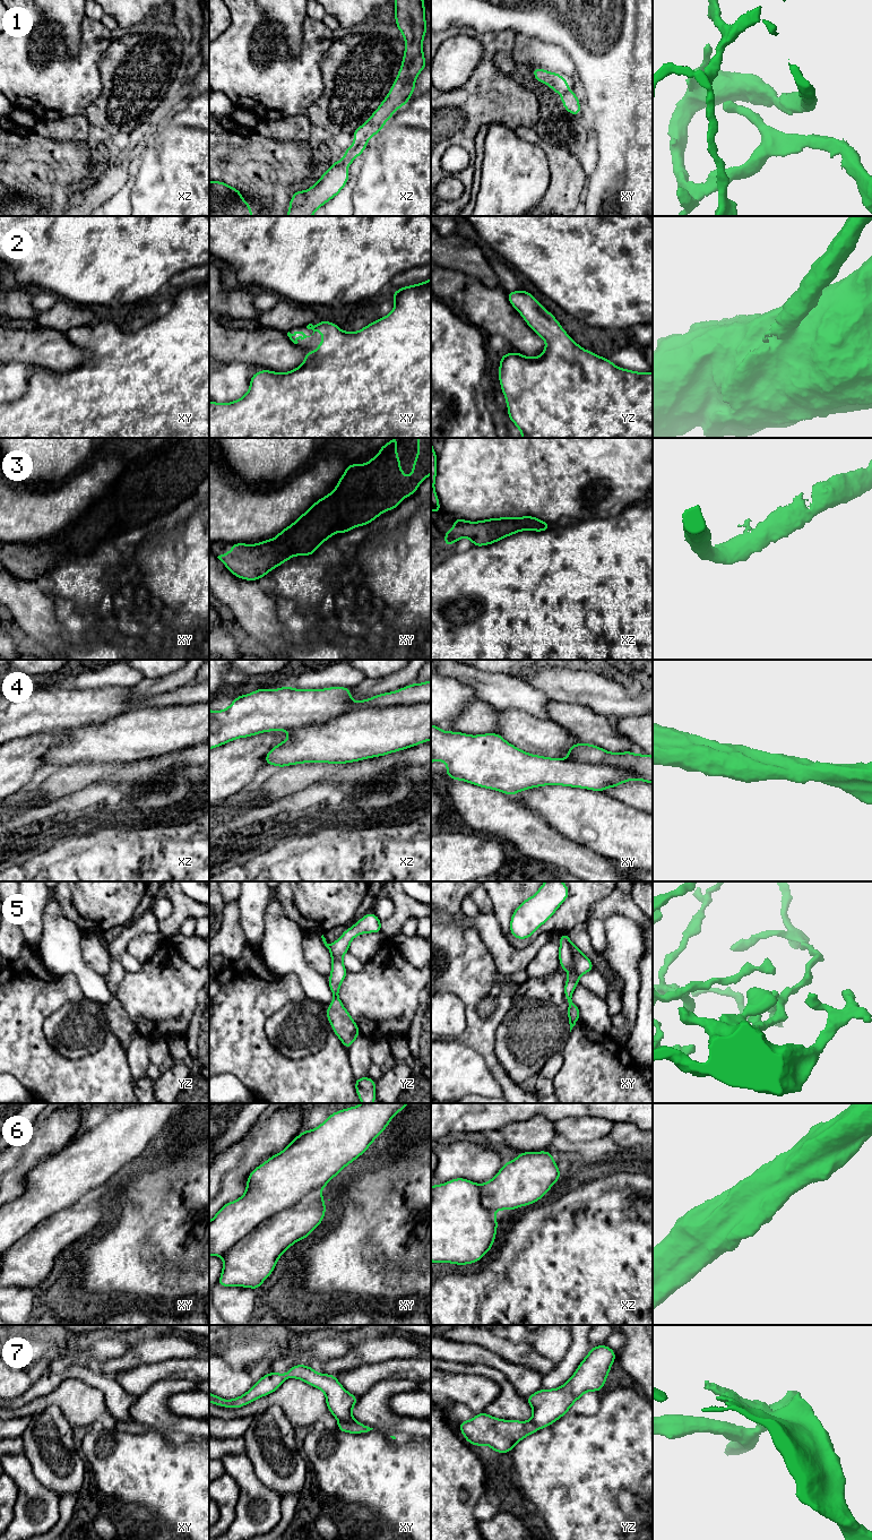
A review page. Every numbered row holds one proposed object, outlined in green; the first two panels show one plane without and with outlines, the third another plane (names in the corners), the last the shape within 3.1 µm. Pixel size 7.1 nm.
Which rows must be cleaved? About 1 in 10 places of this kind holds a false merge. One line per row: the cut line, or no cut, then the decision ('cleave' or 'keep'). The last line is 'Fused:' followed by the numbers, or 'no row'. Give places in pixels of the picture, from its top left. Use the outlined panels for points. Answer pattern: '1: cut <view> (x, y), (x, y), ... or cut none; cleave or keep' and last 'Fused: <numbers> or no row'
1: cut none; keep
2: cut none; keep
3: cut none; keep
4: cut none; keep
5: cut xy (571, 944), (572, 963), (575, 971), (579, 975); cleave
6: cut none; keep
7: cut xy (339, 1420), (354, 1421); cleave
Fused: 5, 7

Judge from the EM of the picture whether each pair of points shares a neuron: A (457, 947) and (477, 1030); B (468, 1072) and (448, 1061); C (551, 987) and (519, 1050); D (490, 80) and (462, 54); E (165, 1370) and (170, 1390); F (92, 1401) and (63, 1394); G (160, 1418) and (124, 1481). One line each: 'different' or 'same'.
A: same
B: same
C: same
D: different
E: different
F: same
G: different

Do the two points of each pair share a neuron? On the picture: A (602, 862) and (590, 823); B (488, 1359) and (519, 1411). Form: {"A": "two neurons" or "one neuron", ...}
{"A": "one neuron", "B": "two neurons"}

